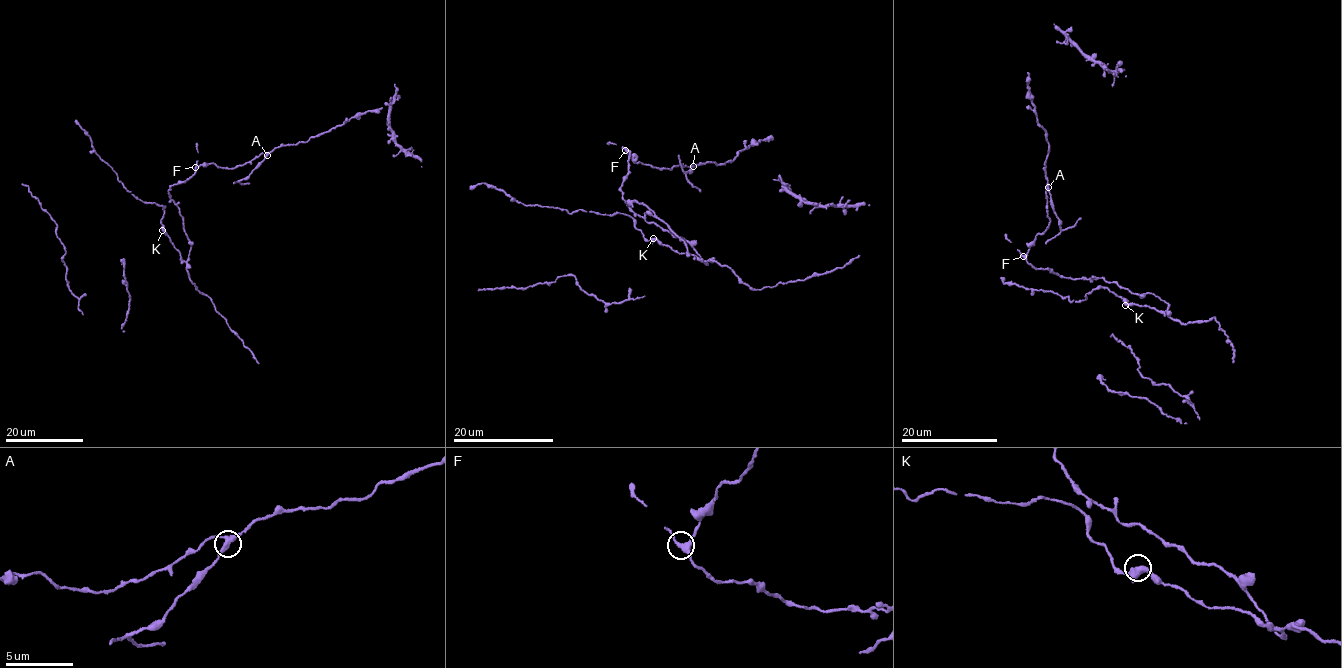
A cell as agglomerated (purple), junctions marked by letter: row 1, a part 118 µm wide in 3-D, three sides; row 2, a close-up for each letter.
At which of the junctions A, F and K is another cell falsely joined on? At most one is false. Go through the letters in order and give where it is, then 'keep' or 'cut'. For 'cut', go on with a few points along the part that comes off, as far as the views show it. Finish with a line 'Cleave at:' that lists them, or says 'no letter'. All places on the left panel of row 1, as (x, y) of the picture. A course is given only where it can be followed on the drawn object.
A: at (267, 155); cut; foreign part runs (267, 155), (239, 181), (249, 183)
F: at (195, 167); keep
K: at (162, 230); keep
Cleave at: A

